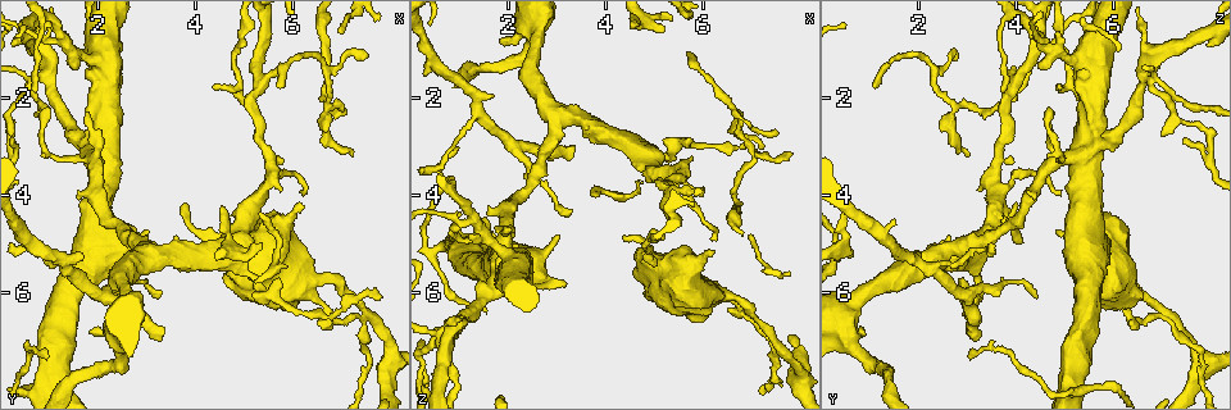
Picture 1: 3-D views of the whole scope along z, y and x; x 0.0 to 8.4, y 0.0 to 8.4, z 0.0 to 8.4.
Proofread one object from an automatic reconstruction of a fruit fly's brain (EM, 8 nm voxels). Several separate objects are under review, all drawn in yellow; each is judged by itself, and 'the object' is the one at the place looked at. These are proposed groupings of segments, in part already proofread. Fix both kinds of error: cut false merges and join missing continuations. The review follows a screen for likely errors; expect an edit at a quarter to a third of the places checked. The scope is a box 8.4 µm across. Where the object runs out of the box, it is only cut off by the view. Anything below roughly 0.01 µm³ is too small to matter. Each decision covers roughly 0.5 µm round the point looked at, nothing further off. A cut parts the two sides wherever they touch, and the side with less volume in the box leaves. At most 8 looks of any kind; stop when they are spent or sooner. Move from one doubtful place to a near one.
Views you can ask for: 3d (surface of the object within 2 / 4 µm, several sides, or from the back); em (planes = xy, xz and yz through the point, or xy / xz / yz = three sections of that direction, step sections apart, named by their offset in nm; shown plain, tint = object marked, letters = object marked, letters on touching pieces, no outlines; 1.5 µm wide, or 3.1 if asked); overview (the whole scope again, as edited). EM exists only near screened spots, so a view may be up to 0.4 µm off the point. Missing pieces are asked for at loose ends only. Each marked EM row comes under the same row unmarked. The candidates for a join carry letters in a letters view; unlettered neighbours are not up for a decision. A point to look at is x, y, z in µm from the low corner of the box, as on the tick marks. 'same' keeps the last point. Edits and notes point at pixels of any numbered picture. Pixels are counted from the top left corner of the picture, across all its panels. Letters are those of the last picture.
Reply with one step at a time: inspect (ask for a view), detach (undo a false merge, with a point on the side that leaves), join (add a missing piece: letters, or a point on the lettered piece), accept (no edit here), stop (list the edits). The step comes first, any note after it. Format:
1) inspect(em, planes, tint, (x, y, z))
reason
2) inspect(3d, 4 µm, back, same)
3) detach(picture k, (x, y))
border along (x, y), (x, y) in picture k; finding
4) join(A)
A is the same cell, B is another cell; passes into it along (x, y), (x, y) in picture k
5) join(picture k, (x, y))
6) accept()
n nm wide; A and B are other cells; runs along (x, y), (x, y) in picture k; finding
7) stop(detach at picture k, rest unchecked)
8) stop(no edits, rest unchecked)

inspect(3d, 4 µm, back, (1.05, 3.10, 4.85))
sharp bend

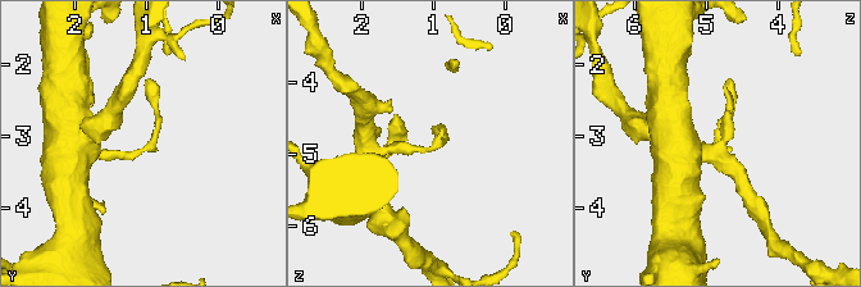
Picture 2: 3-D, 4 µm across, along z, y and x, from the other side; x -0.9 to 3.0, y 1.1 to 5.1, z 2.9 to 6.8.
inspect(em, planes, tint, (1.00, 3.15, 4.90))

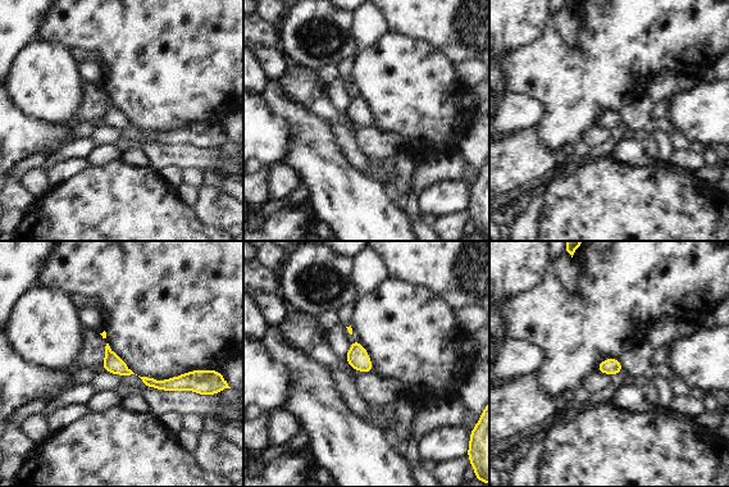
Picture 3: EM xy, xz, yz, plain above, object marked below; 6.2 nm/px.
inspect(em, planes, letters, same)
what lies round it

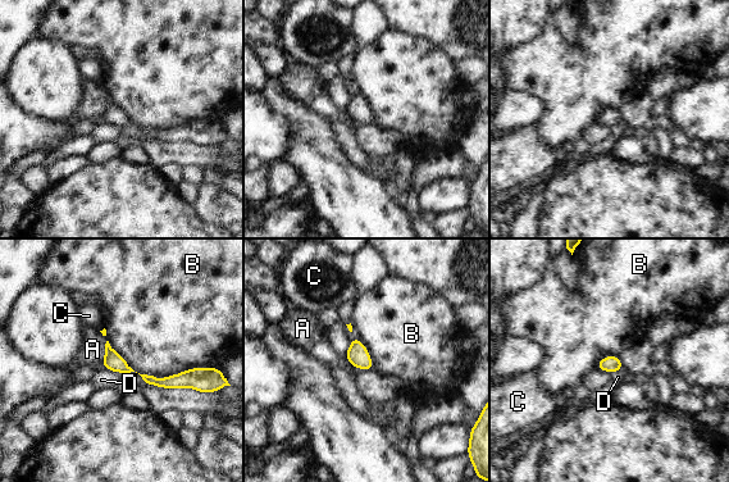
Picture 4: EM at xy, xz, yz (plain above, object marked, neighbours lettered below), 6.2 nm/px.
accept()
A, B, C and D are other cells; border along (108, 340), (140, 373), (209, 368) in picture 4; one neuron here

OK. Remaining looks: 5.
inspect(em, yz, step 8, tint, (1.30, 0.90, 4.55))
two arms in line, one across

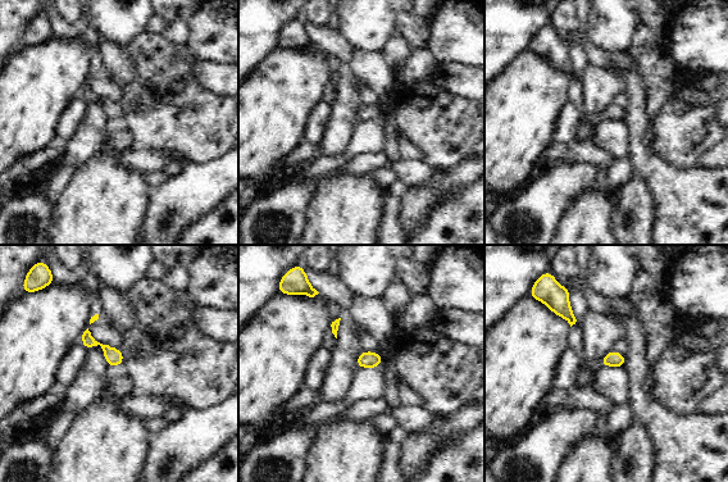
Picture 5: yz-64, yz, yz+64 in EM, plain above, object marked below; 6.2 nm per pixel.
inspect(em, planes, letters, same)
cut it another way

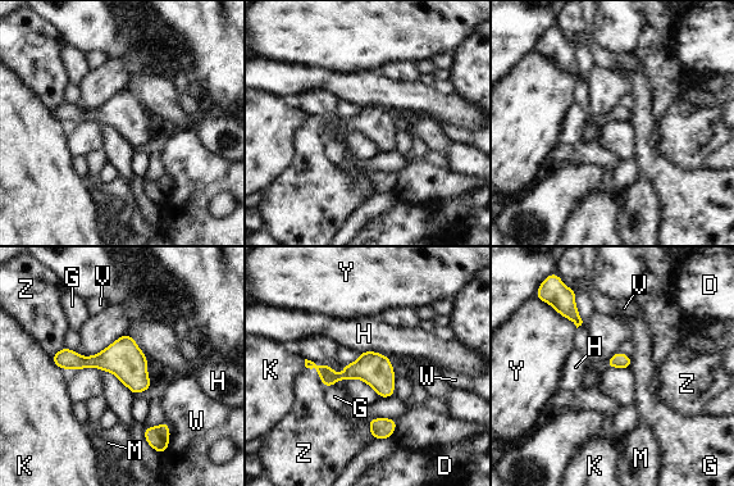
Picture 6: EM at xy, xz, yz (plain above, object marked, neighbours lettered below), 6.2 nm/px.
accept()
M touches over 240 nm; D, G, H, K, M, V, W, Y and Z are other cells; border along (346, 381), (360, 378), (379, 398) in picture 6; all the same neuron

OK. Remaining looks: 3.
inspect(em, xz, step 4, tint, (3.25, 6.95, 3.15))
free end

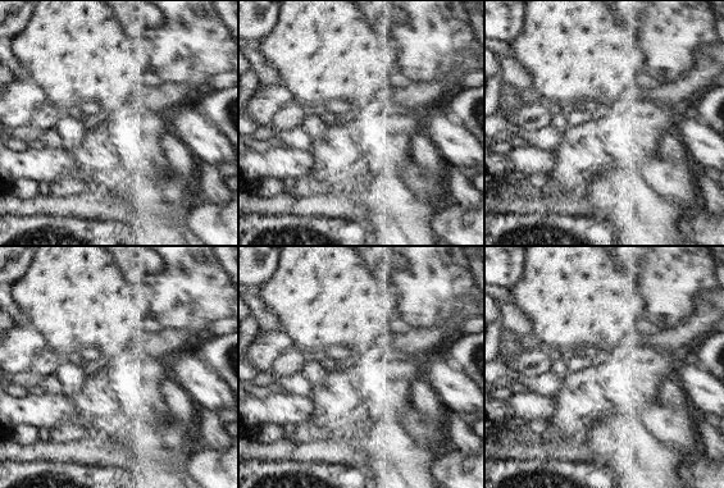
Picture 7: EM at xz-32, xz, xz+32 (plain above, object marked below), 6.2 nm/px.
inspect(em, yz, step 4, letters, same)
cut it another way

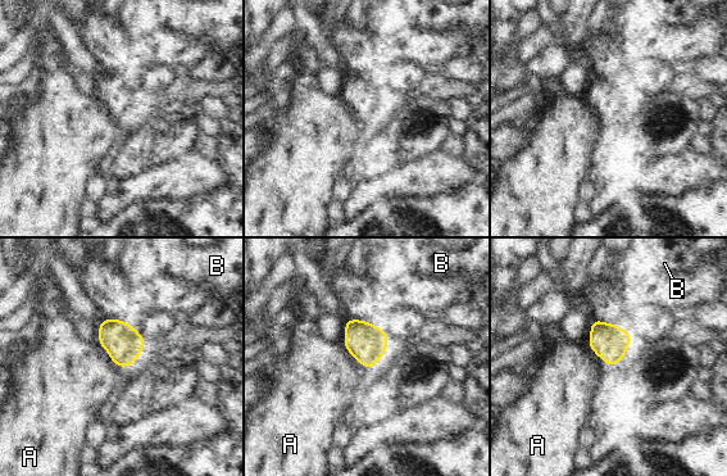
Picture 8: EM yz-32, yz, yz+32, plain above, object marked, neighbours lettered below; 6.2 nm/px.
accept()
A and B are other cells; border along (342, 344), (367, 368) in picture 8; none of them fits

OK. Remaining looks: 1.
stop(no edits, rest unchecked)

